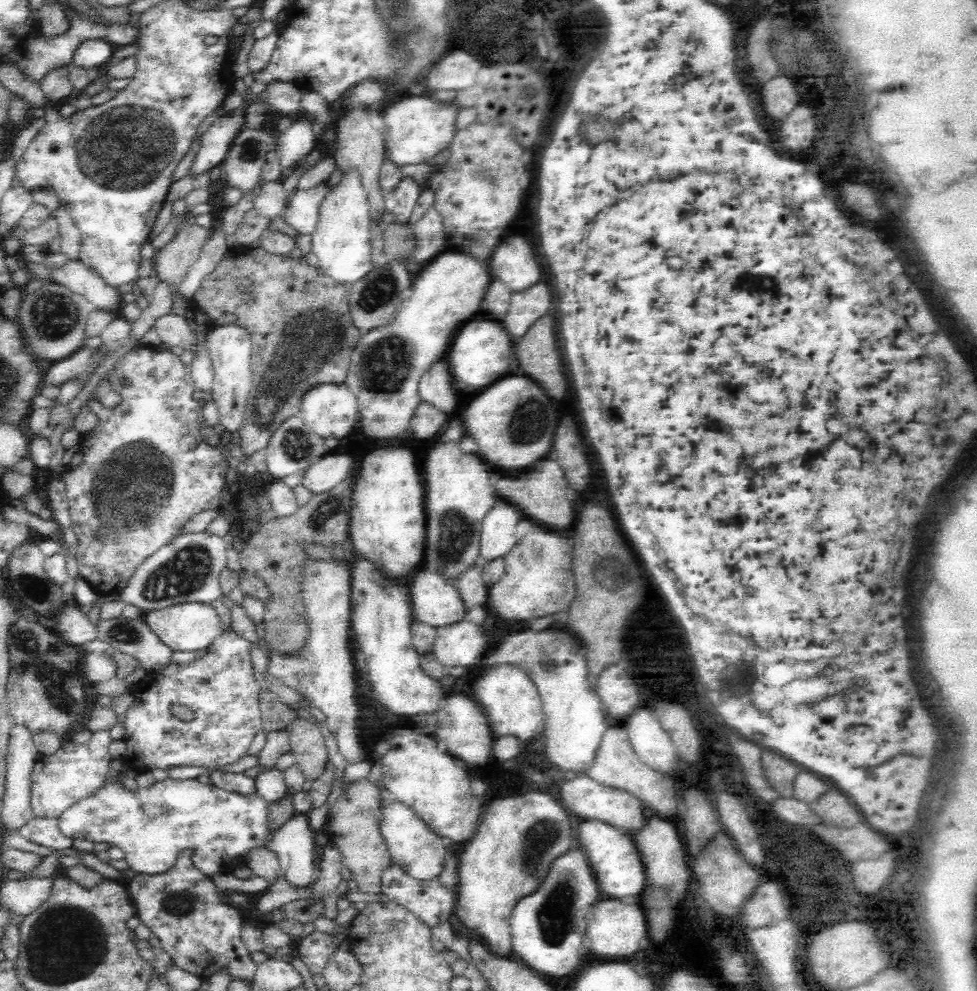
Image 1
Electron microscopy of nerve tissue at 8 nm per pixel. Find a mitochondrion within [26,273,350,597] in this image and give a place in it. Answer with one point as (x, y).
(126, 517)

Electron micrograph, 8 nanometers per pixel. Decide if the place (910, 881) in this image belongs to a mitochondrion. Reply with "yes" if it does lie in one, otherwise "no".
no

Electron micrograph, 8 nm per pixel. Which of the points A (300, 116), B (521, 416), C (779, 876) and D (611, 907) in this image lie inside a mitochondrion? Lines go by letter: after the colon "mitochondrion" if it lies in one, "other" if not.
A: other
B: mitochondrion
C: other
D: other

